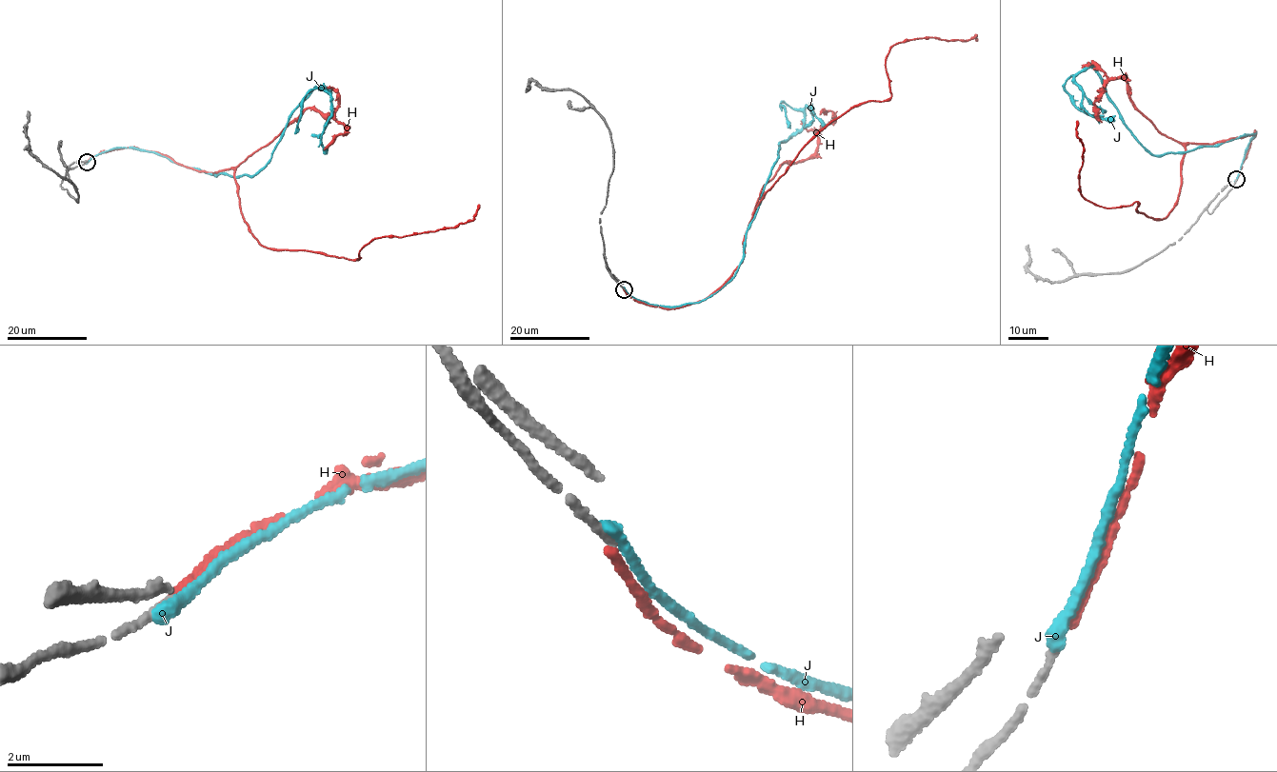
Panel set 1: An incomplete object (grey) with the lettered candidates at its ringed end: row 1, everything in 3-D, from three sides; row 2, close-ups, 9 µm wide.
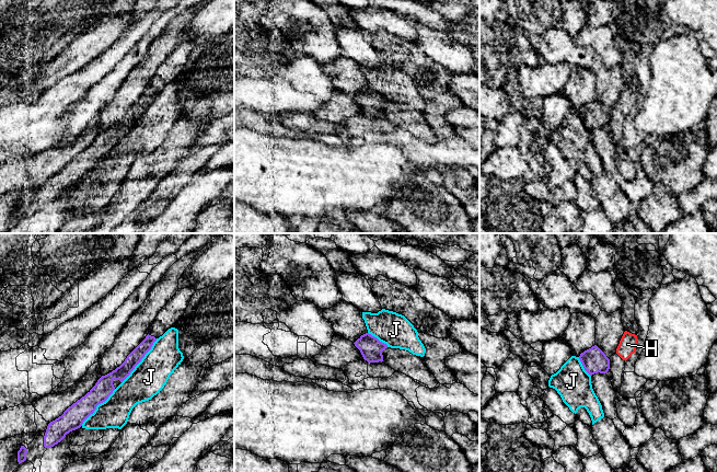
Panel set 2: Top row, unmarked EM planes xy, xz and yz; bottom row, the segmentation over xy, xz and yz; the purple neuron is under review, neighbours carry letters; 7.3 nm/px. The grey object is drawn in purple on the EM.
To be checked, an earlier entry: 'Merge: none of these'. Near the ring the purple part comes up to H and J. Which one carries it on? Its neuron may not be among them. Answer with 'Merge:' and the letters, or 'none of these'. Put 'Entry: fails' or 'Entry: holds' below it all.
Merge: none of these
Entry: holds

